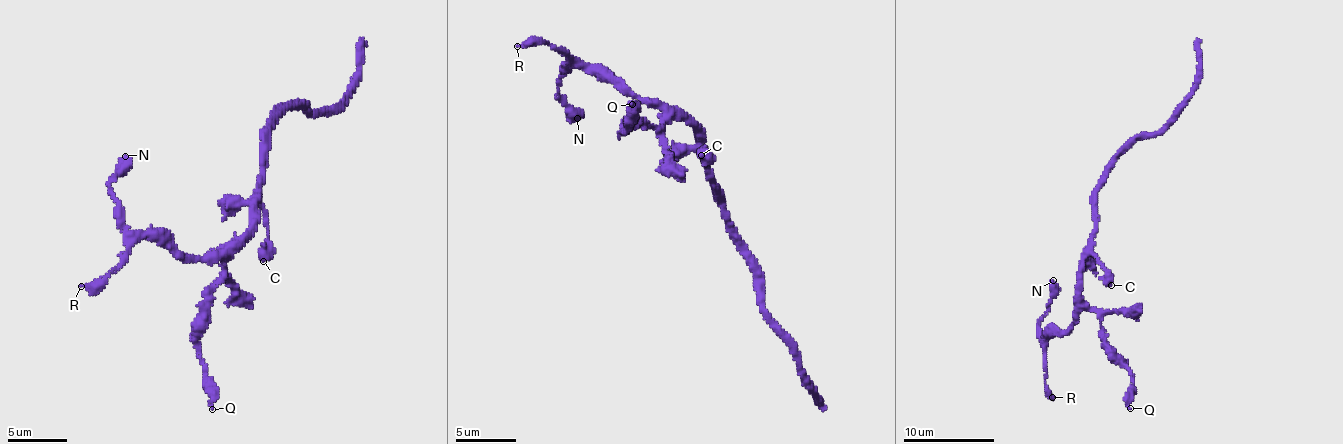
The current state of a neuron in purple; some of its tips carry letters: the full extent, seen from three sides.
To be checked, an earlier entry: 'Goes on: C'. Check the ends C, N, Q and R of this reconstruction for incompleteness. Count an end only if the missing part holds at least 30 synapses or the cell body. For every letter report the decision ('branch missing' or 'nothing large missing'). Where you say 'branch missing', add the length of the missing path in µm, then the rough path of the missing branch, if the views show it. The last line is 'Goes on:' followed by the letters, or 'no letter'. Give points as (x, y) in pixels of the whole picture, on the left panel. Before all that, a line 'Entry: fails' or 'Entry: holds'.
Entry: fails
C: nothing large missing
N: nothing large missing
Q: nothing large missing
R: nothing large missing
Goes on: no letter

